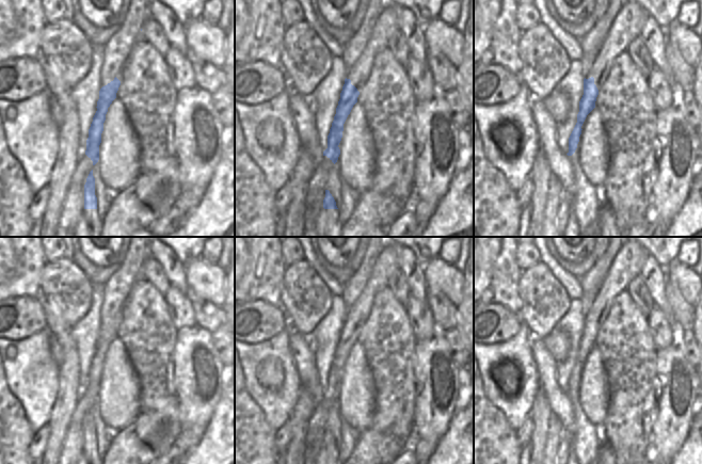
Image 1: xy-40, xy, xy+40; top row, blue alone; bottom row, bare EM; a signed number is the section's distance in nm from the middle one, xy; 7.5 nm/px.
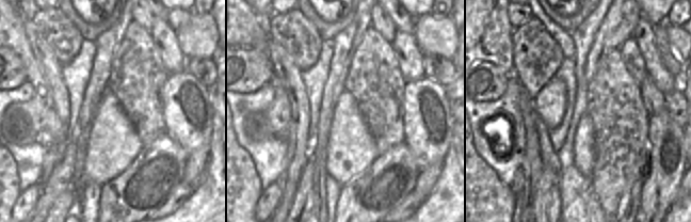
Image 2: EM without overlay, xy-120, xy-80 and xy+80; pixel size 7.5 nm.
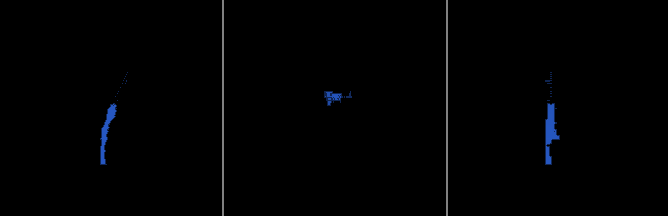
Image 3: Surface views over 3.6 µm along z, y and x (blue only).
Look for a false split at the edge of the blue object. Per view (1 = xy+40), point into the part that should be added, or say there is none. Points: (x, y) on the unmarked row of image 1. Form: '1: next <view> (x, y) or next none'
1: next none

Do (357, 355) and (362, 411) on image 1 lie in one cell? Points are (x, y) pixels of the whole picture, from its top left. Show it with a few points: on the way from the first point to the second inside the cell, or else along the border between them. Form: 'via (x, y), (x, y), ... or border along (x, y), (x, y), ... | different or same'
via (357, 369), (357, 397) | same

